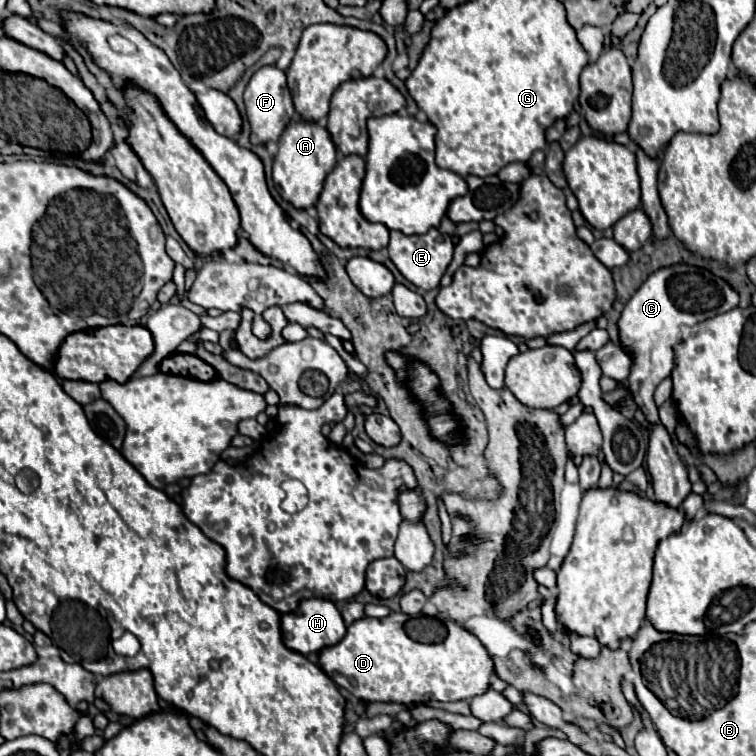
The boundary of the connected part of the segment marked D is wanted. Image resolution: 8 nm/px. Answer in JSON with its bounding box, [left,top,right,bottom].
[319,612,493,702]

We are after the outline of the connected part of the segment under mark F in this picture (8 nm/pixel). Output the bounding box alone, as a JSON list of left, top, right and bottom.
[245,66,295,144]

